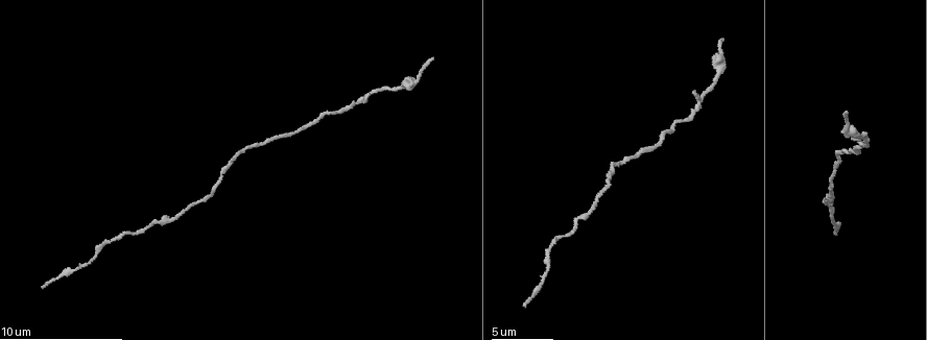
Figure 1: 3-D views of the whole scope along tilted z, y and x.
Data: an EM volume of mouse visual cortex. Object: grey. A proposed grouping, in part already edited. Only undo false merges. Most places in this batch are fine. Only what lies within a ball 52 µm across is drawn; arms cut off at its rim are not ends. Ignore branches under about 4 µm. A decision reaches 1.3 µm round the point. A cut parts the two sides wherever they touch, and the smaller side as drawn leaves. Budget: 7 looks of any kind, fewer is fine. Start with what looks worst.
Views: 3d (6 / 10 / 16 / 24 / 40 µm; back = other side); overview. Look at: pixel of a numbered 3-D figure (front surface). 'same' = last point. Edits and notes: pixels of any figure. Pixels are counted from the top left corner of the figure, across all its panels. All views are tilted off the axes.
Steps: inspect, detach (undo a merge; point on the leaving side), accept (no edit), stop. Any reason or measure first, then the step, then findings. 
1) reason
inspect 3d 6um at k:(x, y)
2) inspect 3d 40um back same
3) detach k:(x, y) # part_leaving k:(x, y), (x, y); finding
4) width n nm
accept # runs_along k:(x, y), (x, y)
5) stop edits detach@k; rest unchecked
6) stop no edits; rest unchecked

thin neck
inspect 3d 16um at 1:(335, 113)

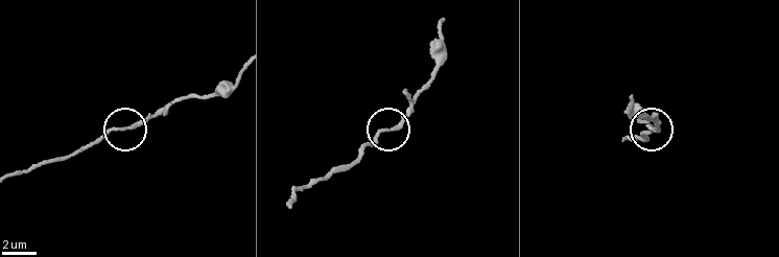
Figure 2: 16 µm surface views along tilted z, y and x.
accept # runs_along 2:(293, 197), (360, 160), (382, 132), (402, 125), (412, 103); all the same neuron

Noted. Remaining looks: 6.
inspect 3d 16um at 1:(228, 162)

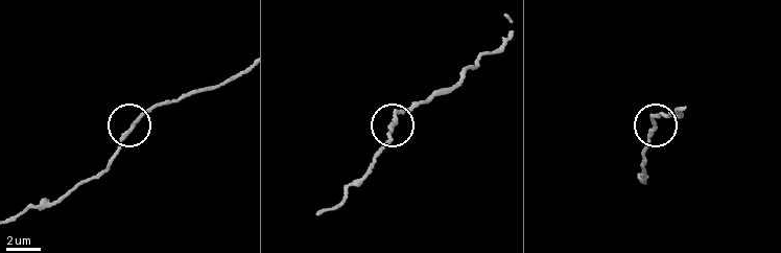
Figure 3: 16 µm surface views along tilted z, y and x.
side_arm 21 um
accept # all the same neuron

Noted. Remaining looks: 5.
narrows sharply
inspect 3d 6um at 1:(131, 232)

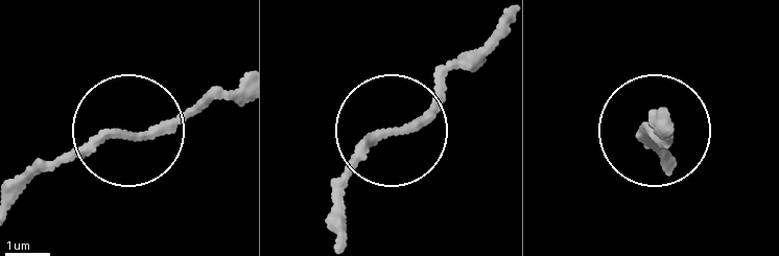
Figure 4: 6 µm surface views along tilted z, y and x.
inspect 3d 6um back at 4:(656, 138)

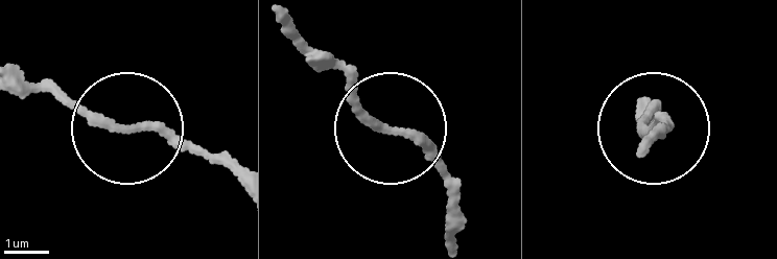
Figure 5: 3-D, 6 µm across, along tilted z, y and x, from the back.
width 180 nm
accept # runs_along 5:(18, 83), (221, 166); continuous, no second neuron

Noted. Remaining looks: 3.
sudden change in width
inspect 3d 16um at 1:(593, 207)

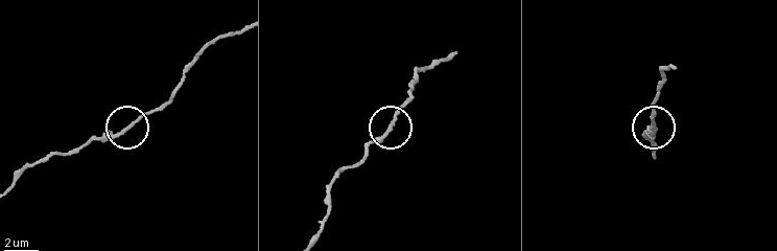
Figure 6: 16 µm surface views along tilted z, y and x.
width 180 nm
accept # runs_along 6:(418, 78), (387, 131), (370, 146), (365, 161); continuous, no second neuron

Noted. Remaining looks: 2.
stop no edits; rest unchecked

